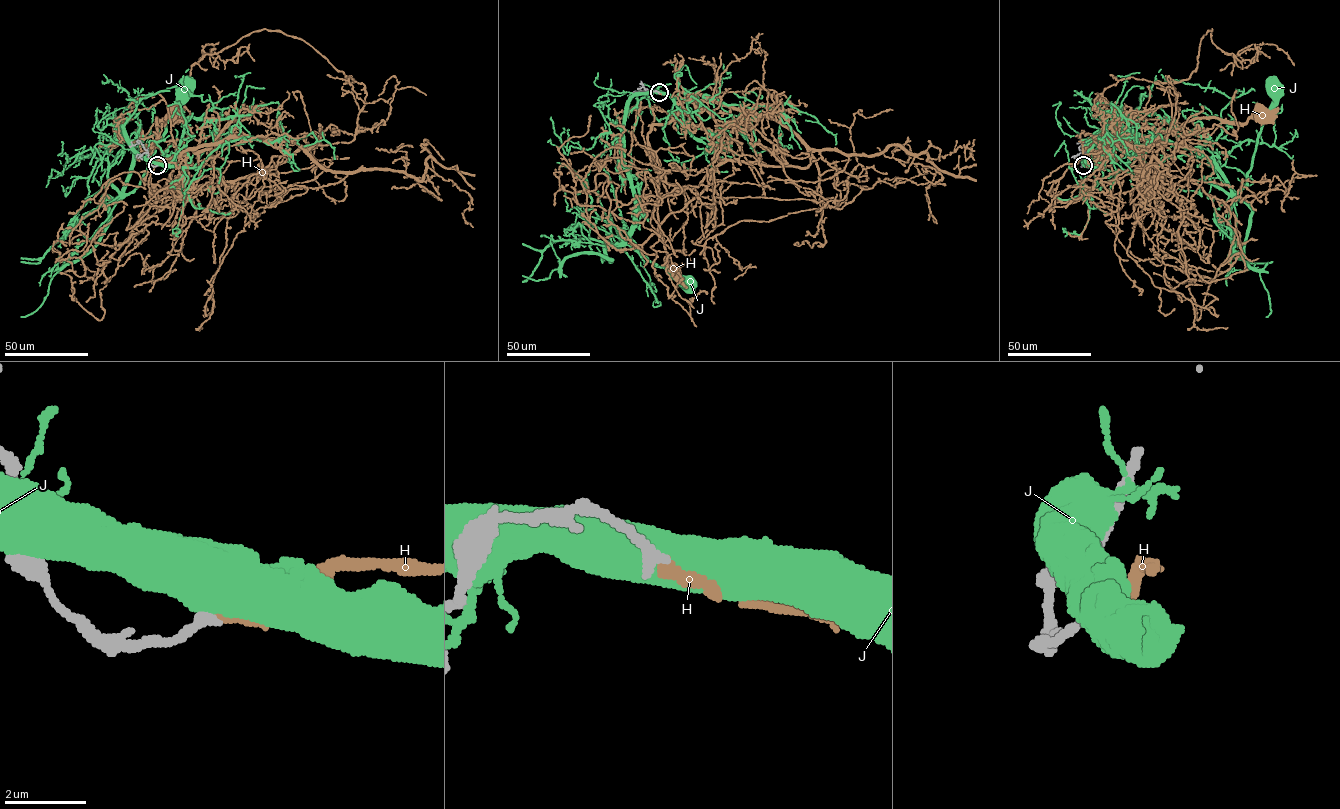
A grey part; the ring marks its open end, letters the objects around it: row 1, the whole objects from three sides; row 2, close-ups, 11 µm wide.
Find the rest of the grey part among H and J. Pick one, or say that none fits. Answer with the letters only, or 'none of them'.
H

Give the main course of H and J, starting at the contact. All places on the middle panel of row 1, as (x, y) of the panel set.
H: (659, 93), (677, 96), (683, 107), (647, 134), (660, 164), (659, 229), (668, 263), (676, 270)
J: (658, 93), (636, 93), (623, 122), (623, 163), (634, 197), (633, 226), (625, 242), (680, 283), (687, 281)

